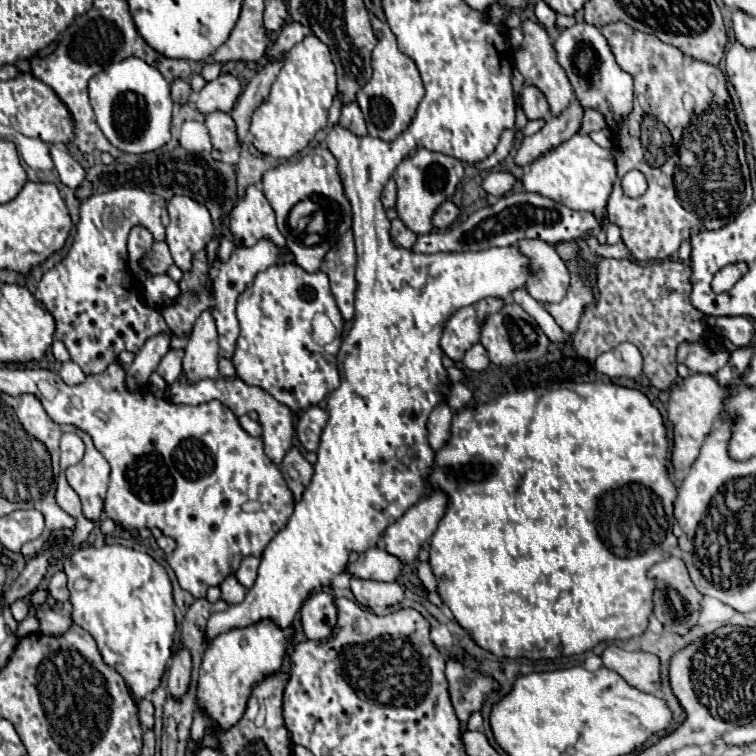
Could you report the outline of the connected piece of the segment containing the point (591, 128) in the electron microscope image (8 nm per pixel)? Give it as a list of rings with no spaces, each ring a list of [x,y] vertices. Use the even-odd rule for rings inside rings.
[[[585,110],[583,112],[579,134],[591,134],[591,132],[597,132],[603,128],[605,128],[605,118],[597,110]]]

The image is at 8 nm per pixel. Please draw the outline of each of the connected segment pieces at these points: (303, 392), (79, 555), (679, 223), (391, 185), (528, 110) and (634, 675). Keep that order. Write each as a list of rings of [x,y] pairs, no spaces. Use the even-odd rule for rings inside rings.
[[[281,262],[259,272],[253,284],[237,298],[237,318],[241,334],[233,364],[237,376],[245,384],[263,388],[293,412],[319,404],[339,386],[337,355],[343,318],[329,290],[329,278],[325,272],[309,274],[291,262]],[[315,312],[323,312],[338,332],[337,338],[325,346],[315,344],[311,336],[311,320]]]
[[[119,544],[101,546],[101,548],[79,548],[65,560],[63,570],[69,578],[69,592],[71,592],[71,604],[73,604],[73,622],[79,624],[83,630],[87,630],[103,656],[103,662],[109,668],[115,668],[127,688],[131,690],[131,696],[135,700],[147,698],[159,684],[165,674],[165,668],[173,656],[173,636],[175,636],[175,614],[173,614],[173,594],[171,594],[171,582],[165,572],[165,568],[155,562],[149,554],[125,548]],[[77,578],[89,578],[91,586],[87,590],[75,590],[73,582]]]
[[[623,22],[607,24],[605,30],[601,30],[601,32],[605,34],[605,38],[613,50],[617,64],[625,72],[629,72],[635,80],[635,108],[633,108],[631,116],[627,116],[621,122],[619,134],[617,134],[615,162],[617,162],[619,178],[613,186],[613,194],[607,204],[607,218],[609,218],[609,222],[615,222],[621,228],[621,238],[623,238],[627,250],[639,262],[665,260],[665,258],[671,258],[673,254],[677,254],[683,240],[689,240],[691,236],[695,236],[703,230],[723,228],[751,204],[753,190],[751,190],[751,180],[749,180],[749,168],[745,162],[741,130],[737,126],[735,110],[733,110],[731,98],[725,88],[725,74],[717,66],[709,66],[691,56],[685,56],[675,46],[663,44],[657,36],[633,30]],[[665,162],[667,162],[667,166],[671,166],[671,170],[677,170],[677,180],[675,180],[675,176],[663,174],[661,166]],[[629,170],[641,170],[647,178],[647,192],[639,198],[629,198],[621,190],[621,178]]]
[[[389,180],[383,188],[383,194],[381,194],[381,202],[383,202],[383,208],[389,210],[395,206],[395,198],[397,198],[397,192],[395,192],[395,182]]]
[[[525,86],[521,92],[521,108],[527,120],[545,120],[549,118],[549,104],[545,96],[535,86]]]
[[[609,646],[601,654],[603,664],[613,672],[619,672],[623,680],[643,692],[661,694],[661,672],[659,658],[649,652],[627,652],[619,646]]]

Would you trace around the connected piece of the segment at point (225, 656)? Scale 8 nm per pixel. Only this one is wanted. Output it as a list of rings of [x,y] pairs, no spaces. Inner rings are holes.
[[[259,620],[259,624],[235,628],[211,640],[201,662],[197,686],[199,706],[207,710],[211,724],[219,724],[223,730],[227,730],[241,720],[251,688],[257,682],[261,682],[267,674],[273,674],[281,668],[293,634],[295,630],[291,626],[279,628],[271,620]]]

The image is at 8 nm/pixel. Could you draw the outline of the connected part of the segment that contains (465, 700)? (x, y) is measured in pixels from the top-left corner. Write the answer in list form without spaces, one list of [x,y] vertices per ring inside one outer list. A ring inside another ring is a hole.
[[[447,660],[445,676],[449,682],[453,708],[461,722],[467,722],[471,712],[483,708],[485,696],[489,692],[499,690],[499,684],[495,678],[487,674],[469,674],[465,672],[465,666],[457,660]]]

